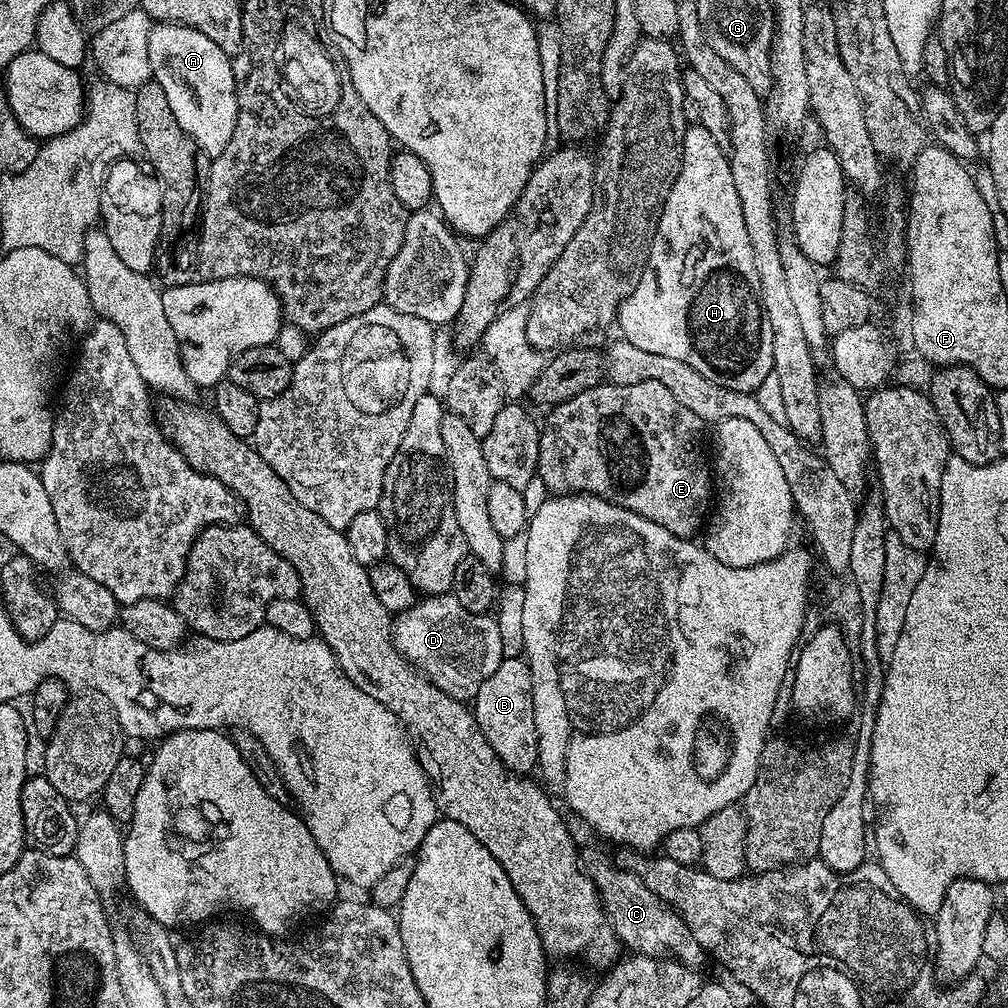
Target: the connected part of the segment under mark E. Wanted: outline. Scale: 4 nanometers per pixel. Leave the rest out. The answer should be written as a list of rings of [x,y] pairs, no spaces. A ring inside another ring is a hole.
[[[602,382],[590,390],[582,390],[574,398],[555,405],[551,409],[548,421],[543,421],[540,433],[540,449],[538,450],[538,466],[536,471],[538,479],[545,483],[549,493],[552,494],[587,494],[609,500],[611,504],[622,506],[650,522],[658,522],[662,530],[670,530],[670,534],[685,538],[695,537],[695,532],[705,527],[706,517],[710,512],[710,505],[714,500],[714,472],[710,467],[710,460],[704,457],[704,428],[705,421],[694,414],[694,410],[686,410],[682,402],[662,382],[634,382],[634,386],[622,386],[611,382]]]

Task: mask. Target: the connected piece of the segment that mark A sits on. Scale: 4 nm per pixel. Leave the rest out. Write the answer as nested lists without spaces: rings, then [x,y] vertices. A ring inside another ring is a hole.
[[[156,22],[150,30],[150,70],[152,80],[162,86],[162,94],[166,94],[166,102],[170,102],[178,126],[194,138],[205,157],[220,156],[236,125],[232,57],[218,50],[218,46],[198,30],[184,24]]]

